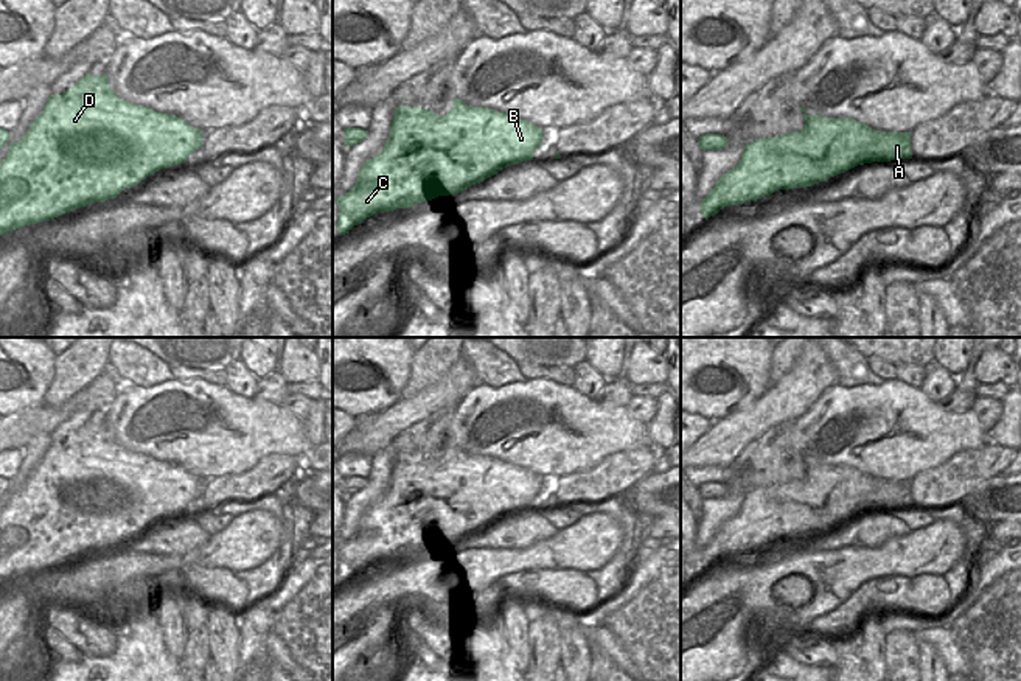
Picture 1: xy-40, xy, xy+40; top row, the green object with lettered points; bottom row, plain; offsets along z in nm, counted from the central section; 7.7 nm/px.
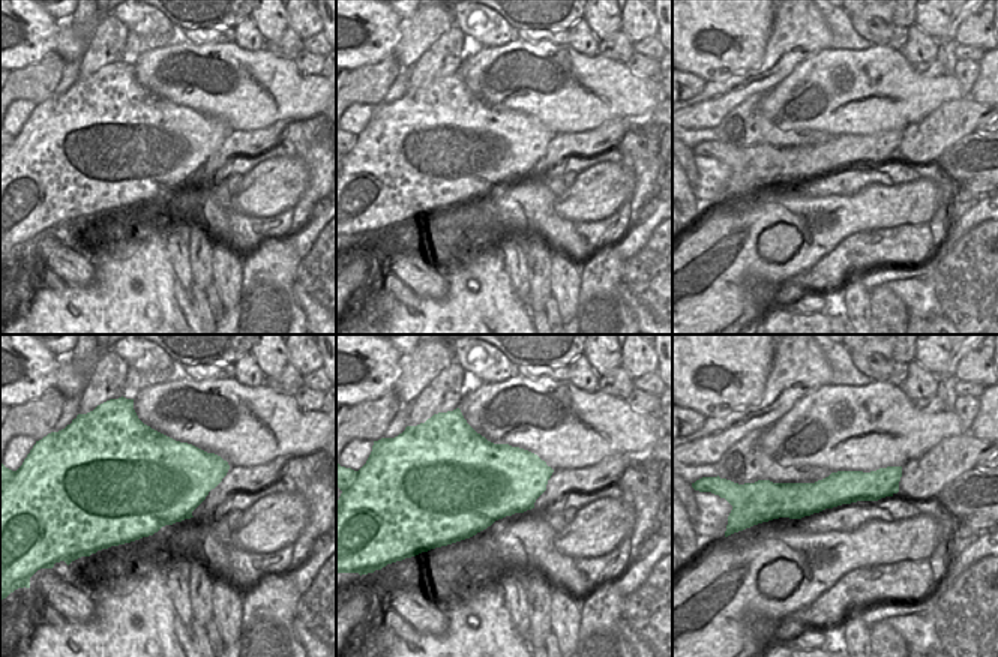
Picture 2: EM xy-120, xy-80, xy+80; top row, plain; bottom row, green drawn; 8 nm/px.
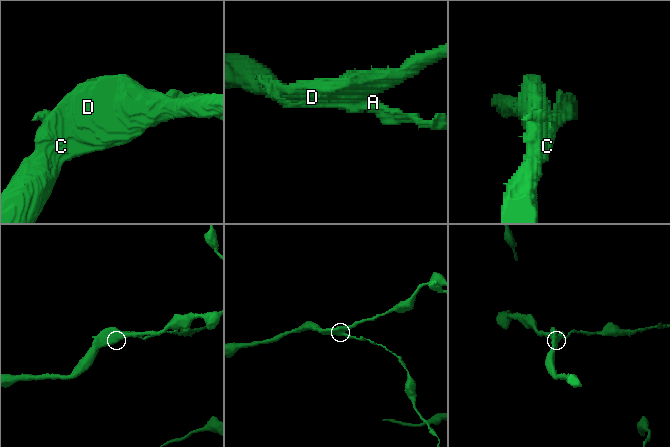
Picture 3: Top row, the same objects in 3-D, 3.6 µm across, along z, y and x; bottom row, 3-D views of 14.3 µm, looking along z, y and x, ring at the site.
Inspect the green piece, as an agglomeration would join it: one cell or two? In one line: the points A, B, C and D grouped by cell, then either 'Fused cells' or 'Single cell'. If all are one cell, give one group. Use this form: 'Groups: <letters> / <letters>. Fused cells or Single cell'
Groups: A / B C D. Fused cells.

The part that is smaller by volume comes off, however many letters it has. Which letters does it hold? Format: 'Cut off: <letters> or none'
Cut off: A

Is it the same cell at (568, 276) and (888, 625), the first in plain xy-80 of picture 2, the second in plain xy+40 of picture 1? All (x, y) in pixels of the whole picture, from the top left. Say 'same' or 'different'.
different

